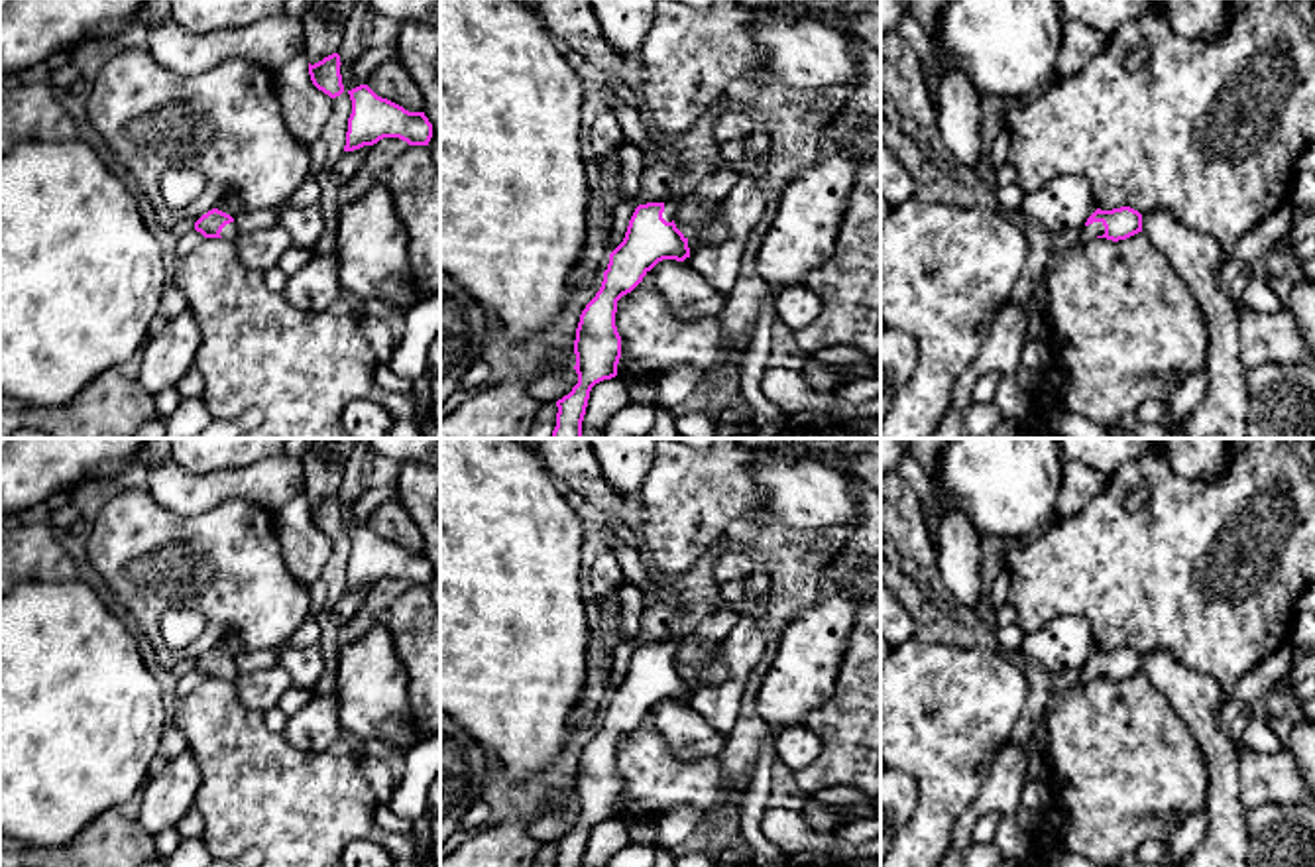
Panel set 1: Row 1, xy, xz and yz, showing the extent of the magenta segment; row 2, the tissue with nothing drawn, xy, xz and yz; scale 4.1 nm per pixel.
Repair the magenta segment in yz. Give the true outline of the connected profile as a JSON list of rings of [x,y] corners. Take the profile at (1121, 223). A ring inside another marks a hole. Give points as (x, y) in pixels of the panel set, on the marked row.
[[[1130,206],[1113,210],[1097,208],[1085,222],[1073,244],[1085,244],[1093,238],[1107,238],[1113,242],[1126,240],[1142,232],[1142,214]]]

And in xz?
[[[692,189],[676,201],[639,204],[623,242],[609,254],[601,287],[580,315],[574,340],[578,383],[556,401],[552,438],[582,438],[592,387],[617,376],[621,358],[617,301],[631,293],[658,261],[690,258],[688,238],[674,224],[678,204],[690,195]]]

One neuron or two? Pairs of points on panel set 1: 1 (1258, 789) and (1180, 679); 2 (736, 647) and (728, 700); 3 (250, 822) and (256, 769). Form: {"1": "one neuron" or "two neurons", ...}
{"1": "two neurons", "2": "one neuron", "3": "one neuron"}

